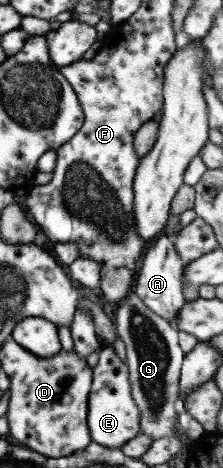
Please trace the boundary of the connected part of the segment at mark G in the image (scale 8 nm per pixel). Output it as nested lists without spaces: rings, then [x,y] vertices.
[[[132,291],[116,306],[115,333],[124,343],[130,396],[138,406],[141,434],[152,437],[152,441],[162,437],[177,437],[181,447],[185,448],[186,441],[175,433],[174,425],[177,419],[174,402],[178,396],[180,366],[185,354],[178,346],[177,329],[166,319],[152,313]]]

